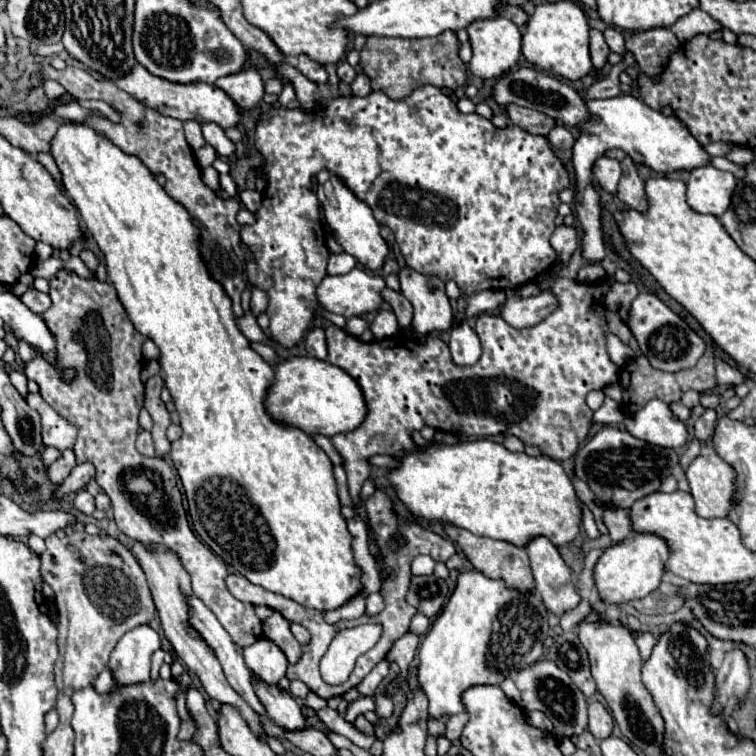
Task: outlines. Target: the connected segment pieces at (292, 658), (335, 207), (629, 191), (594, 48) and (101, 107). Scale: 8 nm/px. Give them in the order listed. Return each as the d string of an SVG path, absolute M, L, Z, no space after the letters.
M274 611L268 619L264 619L262 629L264 629L264 637L274 641L286 653L286 657L292 665L302 657L302 647L290 631L290 621L284 619L278 611Z
M324 169L324 171L318 173L316 179L318 179L318 199L322 203L326 223L332 229L336 241L342 245L342 249L346 253L356 257L364 267L368 267L368 269L382 267L384 259L388 255L388 245L386 245L386 241L380 235L380 225L374 219L372 209L364 201L360 201L348 189L348 185L344 185L344 181L340 177L336 177L336 173Z
M630 157L622 161L622 179L618 183L616 195L628 209L634 209L640 213L648 211L648 197L644 193L644 181L638 177L638 171Z
M590 29L590 57L596 69L602 69L608 61L608 45L604 41L604 35L598 29Z
M78 101L82 107L92 107L92 109L98 109L100 113L104 113L108 119L112 119L112 121L120 121L120 115L110 107L110 105L106 105L106 103L102 103L102 101Z

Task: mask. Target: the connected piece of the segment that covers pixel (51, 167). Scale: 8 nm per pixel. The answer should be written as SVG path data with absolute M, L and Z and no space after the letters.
M38 153L36 159L38 159L46 169L48 169L48 173L58 181L58 185L62 185L62 181L60 181L60 171L58 171L58 167L56 167L52 155L50 155L50 153Z

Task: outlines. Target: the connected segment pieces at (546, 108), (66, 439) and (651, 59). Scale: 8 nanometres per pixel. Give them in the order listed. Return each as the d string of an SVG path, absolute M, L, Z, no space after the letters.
M514 67L508 73L504 73L502 77L498 77L498 81L492 87L492 99L502 109L506 109L508 105L514 103L520 107L528 107L528 109L546 113L552 119L566 123L570 127L578 127L584 119L590 117L590 113L588 113L588 109L586 109L586 105L576 89L572 89L568 83L556 79L554 75L544 73L540 69L534 69L534 67Z
M28 391L26 401L30 407L38 409L40 417L42 417L42 439L46 447L56 447L58 451L64 449L72 449L74 441L76 441L76 425L72 425L66 417L60 417L60 413L56 413L56 409L52 409L42 397L40 393L32 393Z
M650 29L638 31L626 41L626 51L636 57L640 71L650 78L662 73L668 57L680 49L680 41L672 35L670 29Z

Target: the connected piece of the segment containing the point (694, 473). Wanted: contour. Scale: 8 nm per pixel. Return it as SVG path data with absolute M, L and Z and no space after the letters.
M716 453L696 457L686 469L686 479L690 483L690 493L696 501L696 513L706 519L728 517L728 509L732 507L734 495L732 489L732 469L728 469L726 461L720 461Z

